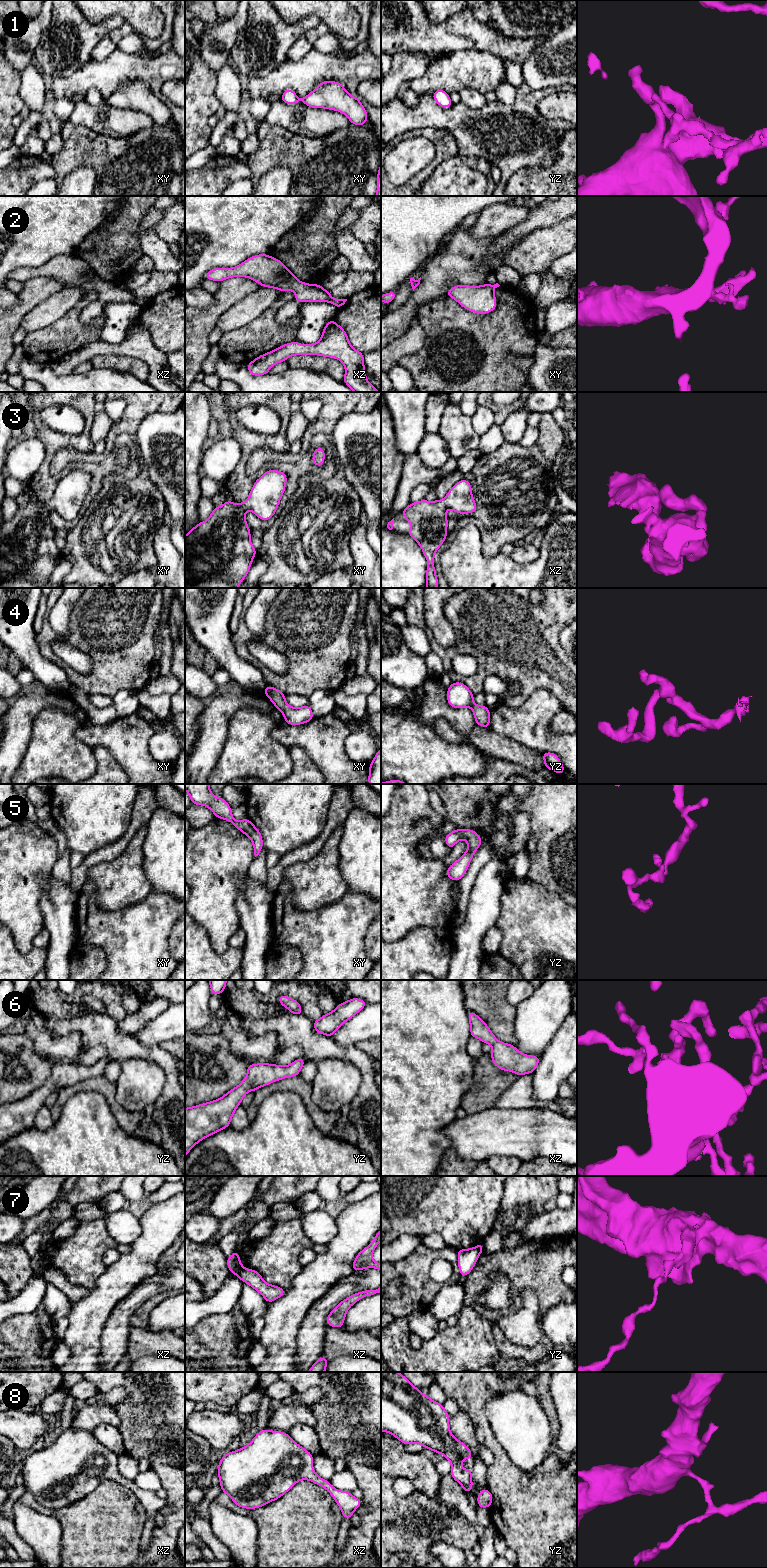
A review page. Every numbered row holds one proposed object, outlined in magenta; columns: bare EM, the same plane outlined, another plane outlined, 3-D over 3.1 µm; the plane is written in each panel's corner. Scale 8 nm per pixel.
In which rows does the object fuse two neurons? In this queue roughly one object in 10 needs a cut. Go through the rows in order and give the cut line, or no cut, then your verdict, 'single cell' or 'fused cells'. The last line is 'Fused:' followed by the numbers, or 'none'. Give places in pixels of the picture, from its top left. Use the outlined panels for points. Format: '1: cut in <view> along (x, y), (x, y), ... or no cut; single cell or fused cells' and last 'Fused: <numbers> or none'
1: no cut; single cell
2: no cut; single cell
3: no cut; single cell
4: no cut; single cell
5: no cut; single cell
6: no cut; single cell
7: cut in xz along (244, 1268), (237, 1275); fused cells
8: no cut; single cell
Fused: 7

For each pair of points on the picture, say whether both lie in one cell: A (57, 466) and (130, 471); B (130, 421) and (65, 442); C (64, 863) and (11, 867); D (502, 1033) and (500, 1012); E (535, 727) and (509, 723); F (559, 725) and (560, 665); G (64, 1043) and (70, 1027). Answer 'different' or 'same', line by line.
A: different
B: different
C: different
D: same
E: same
F: different
G: different

